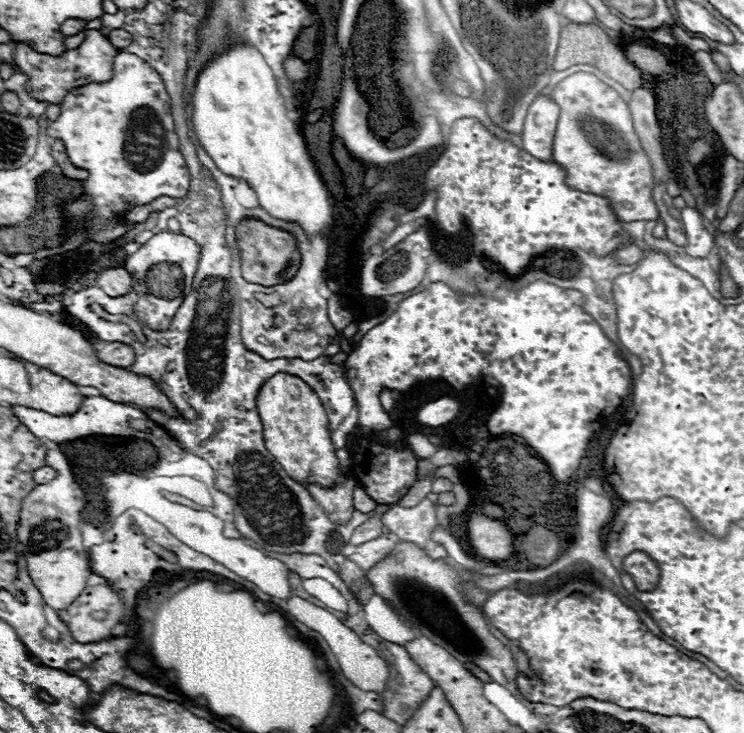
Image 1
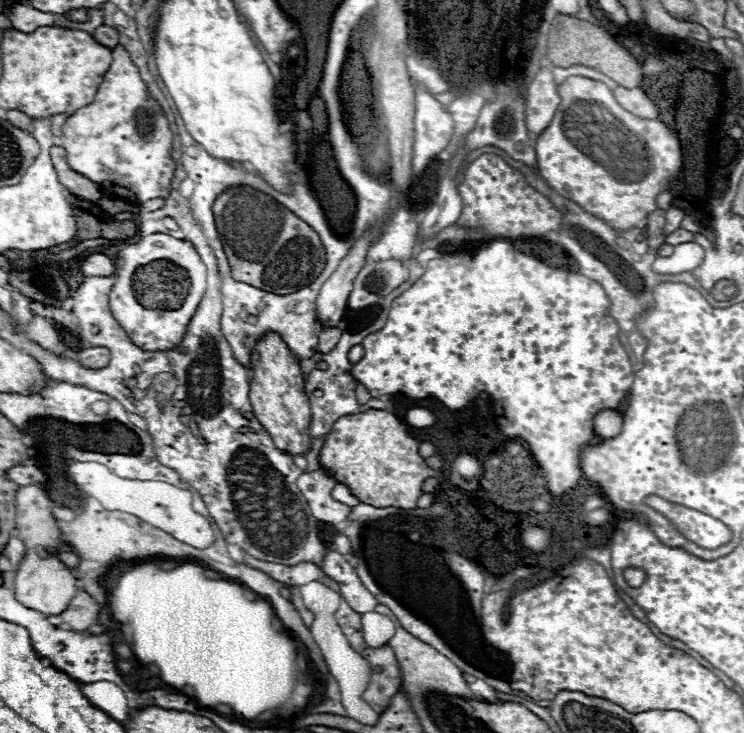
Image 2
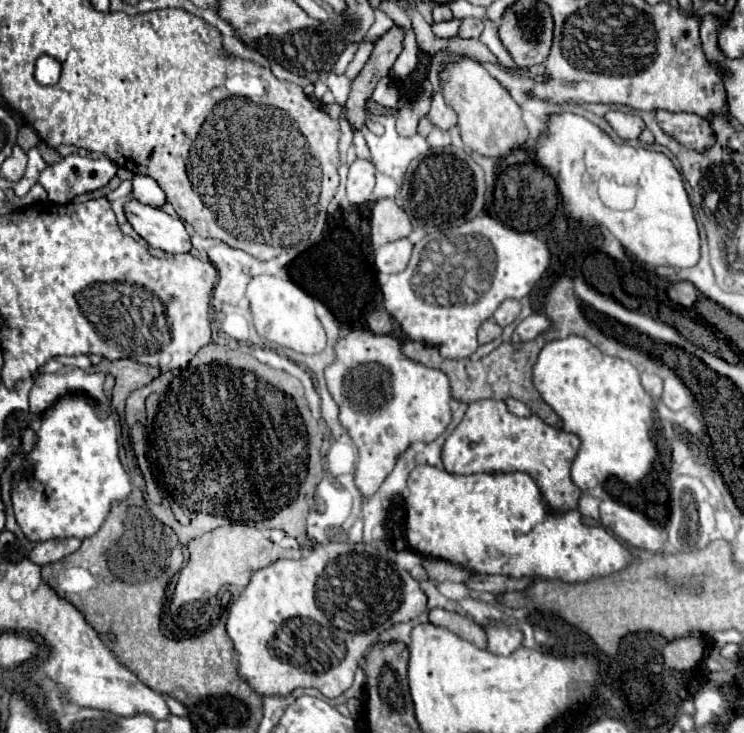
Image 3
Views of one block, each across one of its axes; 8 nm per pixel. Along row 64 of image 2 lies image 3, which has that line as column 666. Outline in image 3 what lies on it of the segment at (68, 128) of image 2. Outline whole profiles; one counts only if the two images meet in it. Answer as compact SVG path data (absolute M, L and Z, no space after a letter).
M660 110L658 112L658 124L660 128L674 138L676 142L684 144L686 148L692 148L696 152L706 152L708 148L712 148L712 144L716 142L714 132L712 132L712 114L702 118L696 114L674 114L674 112L666 112Z

